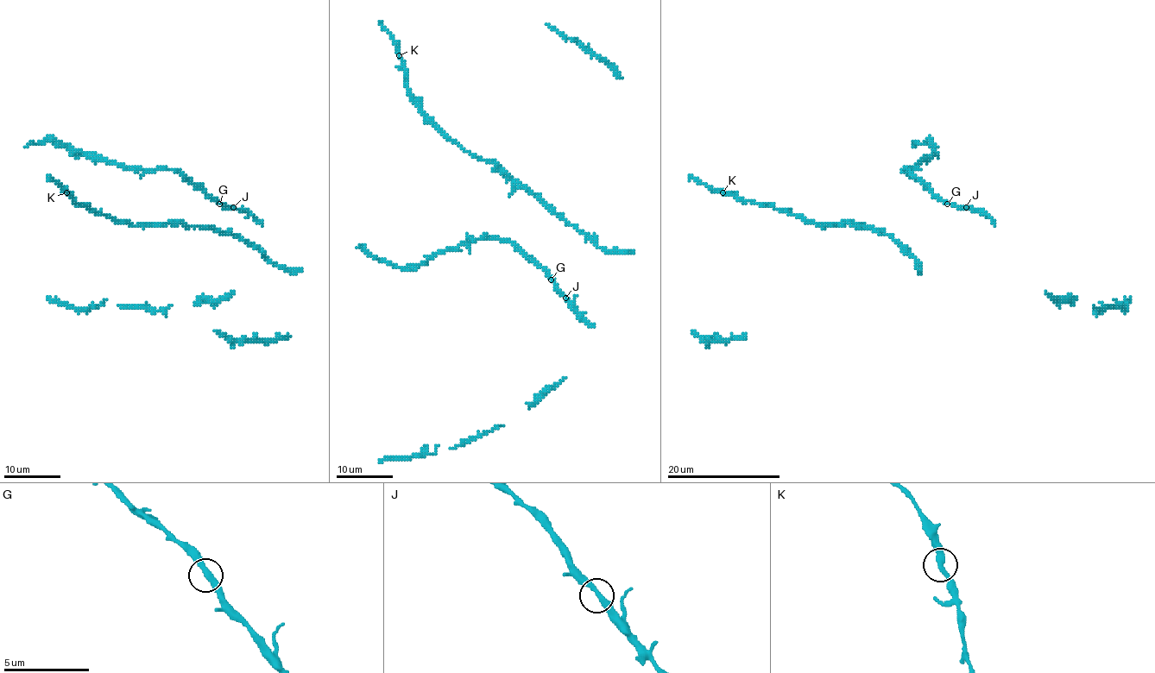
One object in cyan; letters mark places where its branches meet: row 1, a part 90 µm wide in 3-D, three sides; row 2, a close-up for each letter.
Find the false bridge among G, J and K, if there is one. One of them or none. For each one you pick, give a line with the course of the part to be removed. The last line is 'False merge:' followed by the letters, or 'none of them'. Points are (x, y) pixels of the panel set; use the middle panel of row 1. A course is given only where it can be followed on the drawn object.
False merge: none of them

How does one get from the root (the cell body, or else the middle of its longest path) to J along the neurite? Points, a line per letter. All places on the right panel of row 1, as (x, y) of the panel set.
J: (947, 203), (966, 207)

